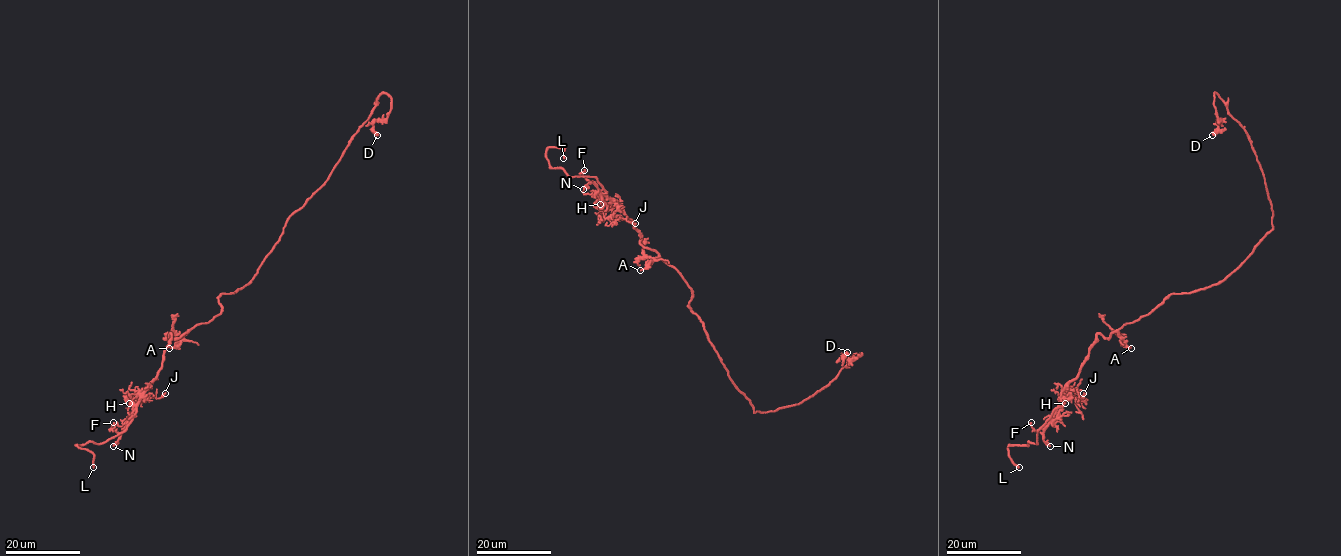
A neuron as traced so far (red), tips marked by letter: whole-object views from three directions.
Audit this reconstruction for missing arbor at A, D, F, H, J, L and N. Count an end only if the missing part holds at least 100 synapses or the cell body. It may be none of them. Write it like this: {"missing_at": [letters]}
{"missing_at": ["L"]}

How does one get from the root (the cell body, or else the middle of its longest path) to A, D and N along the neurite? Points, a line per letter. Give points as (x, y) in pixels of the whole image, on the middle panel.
A: (704, 326), (689, 305), (692, 290), (673, 267), (656, 257), (640, 270)
D: (704, 326), (729, 377), (755, 412), (774, 411), (811, 396), (855, 354), (861, 354), (845, 358), (847, 352)
N: (704, 326), (689, 305), (692, 290), (683, 277), (640, 243), (633, 222), (614, 201), (592, 183), (583, 189)

